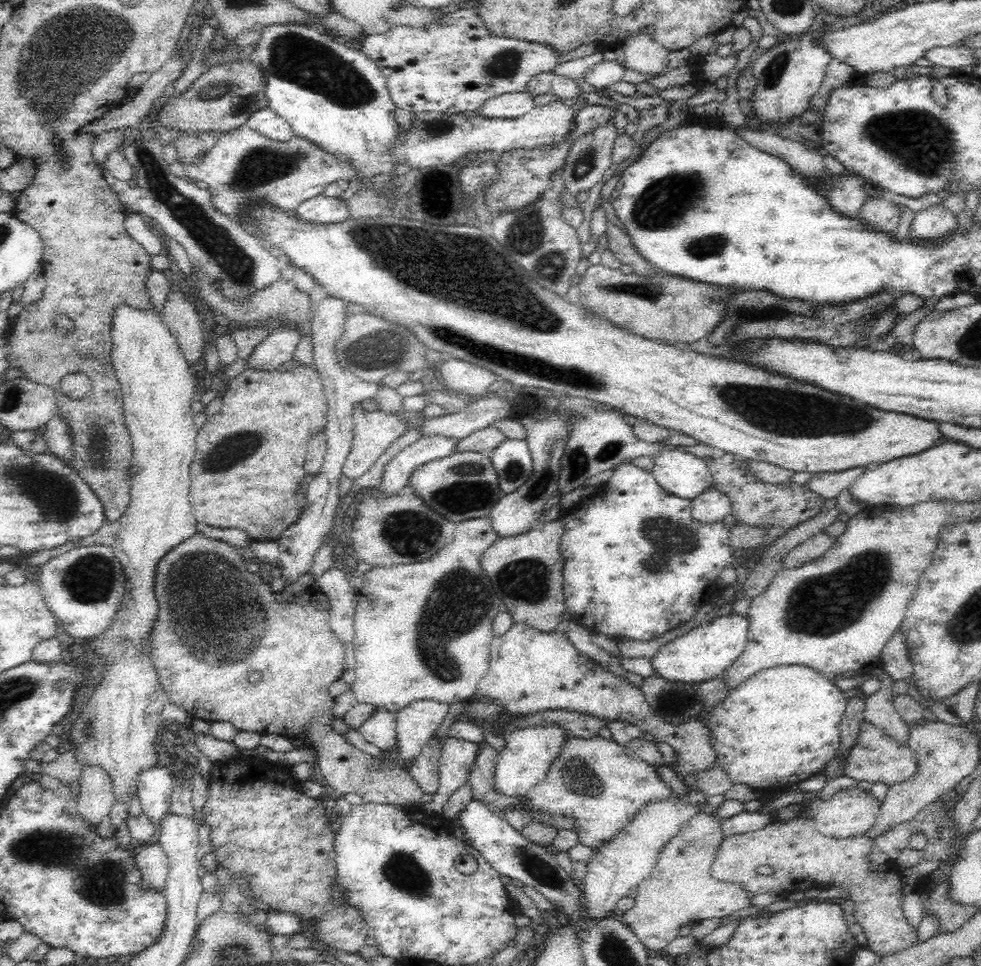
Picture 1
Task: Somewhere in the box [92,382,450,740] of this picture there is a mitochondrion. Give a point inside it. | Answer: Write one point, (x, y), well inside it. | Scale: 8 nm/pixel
(234, 620)

